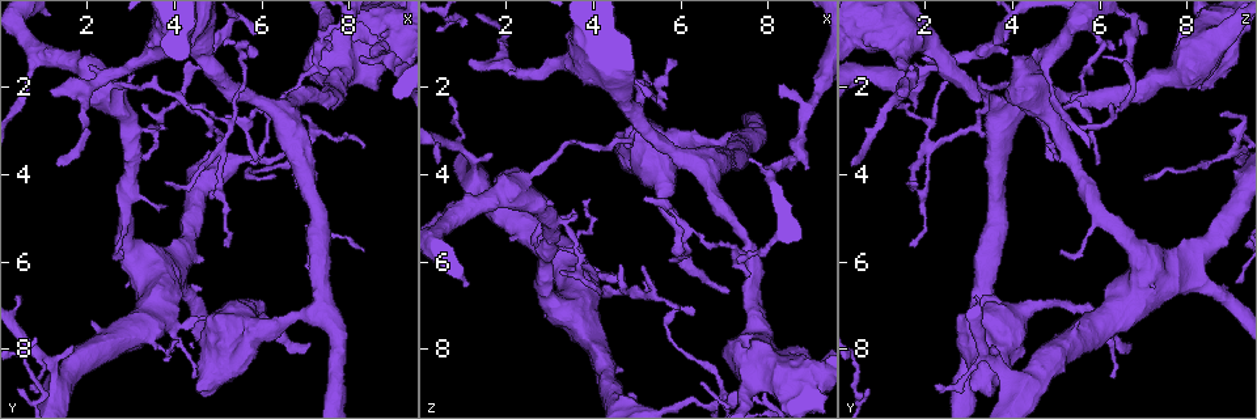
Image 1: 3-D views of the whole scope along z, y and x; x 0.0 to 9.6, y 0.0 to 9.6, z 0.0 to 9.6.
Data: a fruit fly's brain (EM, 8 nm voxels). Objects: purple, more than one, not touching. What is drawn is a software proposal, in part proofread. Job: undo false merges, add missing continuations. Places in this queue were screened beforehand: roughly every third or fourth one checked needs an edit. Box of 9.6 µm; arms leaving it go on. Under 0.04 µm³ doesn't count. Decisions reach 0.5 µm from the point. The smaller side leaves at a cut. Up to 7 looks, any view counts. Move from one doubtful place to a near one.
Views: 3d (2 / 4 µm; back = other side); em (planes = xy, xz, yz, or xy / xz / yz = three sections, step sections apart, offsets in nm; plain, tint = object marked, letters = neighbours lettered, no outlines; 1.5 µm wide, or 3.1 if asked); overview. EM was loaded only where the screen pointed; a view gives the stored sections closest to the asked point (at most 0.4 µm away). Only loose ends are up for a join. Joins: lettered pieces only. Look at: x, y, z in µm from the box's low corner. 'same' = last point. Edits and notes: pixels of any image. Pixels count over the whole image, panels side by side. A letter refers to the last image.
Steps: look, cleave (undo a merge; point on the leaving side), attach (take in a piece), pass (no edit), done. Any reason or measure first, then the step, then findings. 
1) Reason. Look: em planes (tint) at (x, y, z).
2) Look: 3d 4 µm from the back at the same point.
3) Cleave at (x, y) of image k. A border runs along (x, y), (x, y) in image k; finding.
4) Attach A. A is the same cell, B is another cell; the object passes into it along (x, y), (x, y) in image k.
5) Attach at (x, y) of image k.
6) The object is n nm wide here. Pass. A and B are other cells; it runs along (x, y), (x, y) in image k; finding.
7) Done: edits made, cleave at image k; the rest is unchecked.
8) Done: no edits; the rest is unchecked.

Calibre changes. Look: 3d 4 µm at (2.60, 1.90, 4.05).

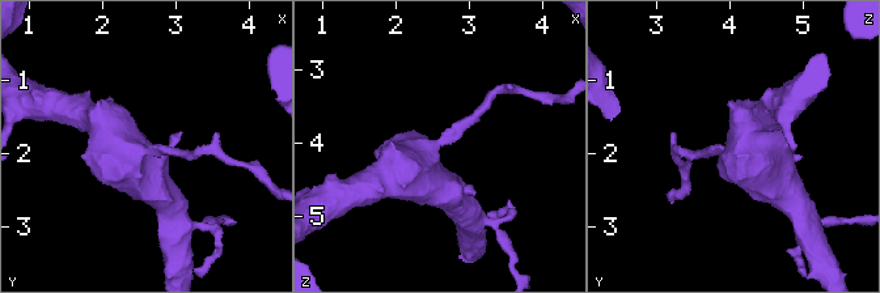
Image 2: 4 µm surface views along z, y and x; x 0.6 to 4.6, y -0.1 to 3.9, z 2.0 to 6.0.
Look: em planes (tint) at (2.55, 1.95, 4.00).

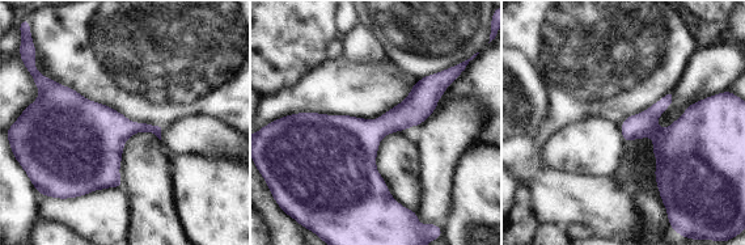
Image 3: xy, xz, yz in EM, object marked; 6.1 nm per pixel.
What lies round it. Look: em planes (letters) at the same point.

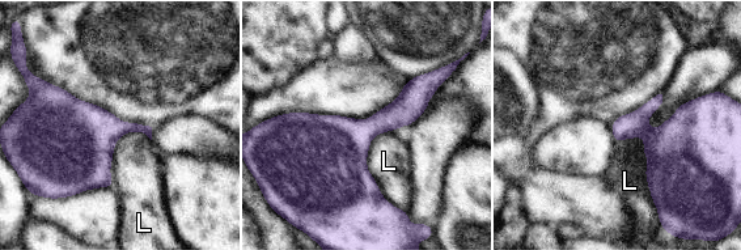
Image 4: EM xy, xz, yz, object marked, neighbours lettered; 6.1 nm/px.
Pass. L is another cell; a border runs along (617, 142), (643, 138), (657, 208) in image 4; all the same neuron.

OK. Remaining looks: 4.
Branch stops here. Look: 3d 4 µm at (1.10, 2.15, 1.35).

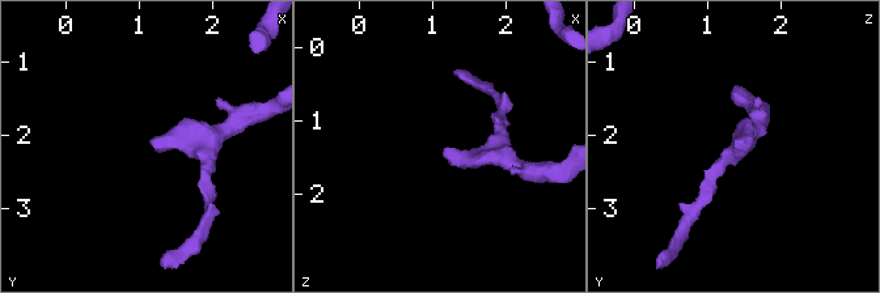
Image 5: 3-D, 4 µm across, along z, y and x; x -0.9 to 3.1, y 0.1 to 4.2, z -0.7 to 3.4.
Look: em planes (letters) at (1.15, 2.10, 1.40).

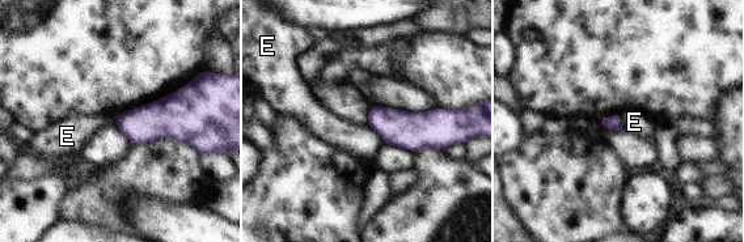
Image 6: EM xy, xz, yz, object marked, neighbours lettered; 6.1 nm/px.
Pass. E is another cell; a border runs along (367, 124), (384, 143) in image 6; none of them fits.

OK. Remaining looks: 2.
An open end. Look: 3d 2 µm at (1.60, 7.95, 3.50).

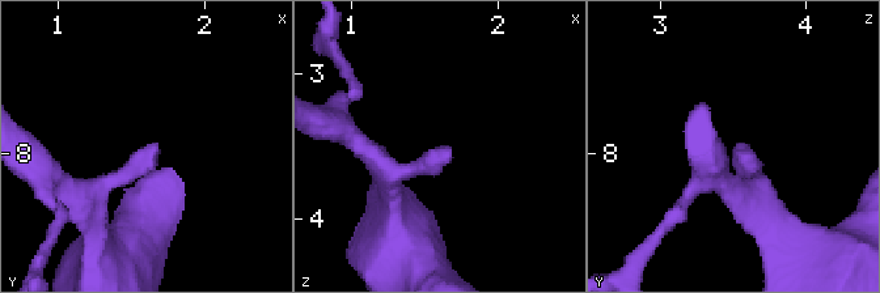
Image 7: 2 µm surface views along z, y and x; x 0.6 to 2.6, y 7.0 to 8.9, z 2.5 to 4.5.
Look: em planes (letters) at (1.64, 7.96, 3.54).

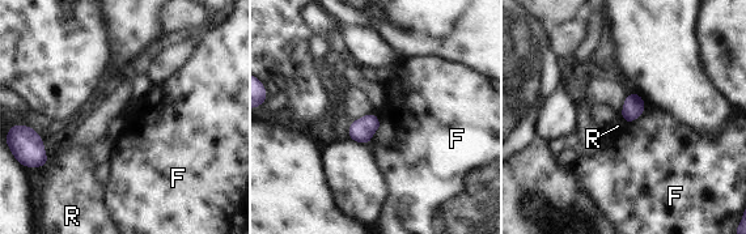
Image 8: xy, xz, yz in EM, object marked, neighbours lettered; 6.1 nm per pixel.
Pass. F and R are other cells; a border runs along (645, 105), (644, 111), (627, 124) in image 8; no lettered piece goes on from it.

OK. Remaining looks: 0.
Done: no edits; the rest is unchecked.

